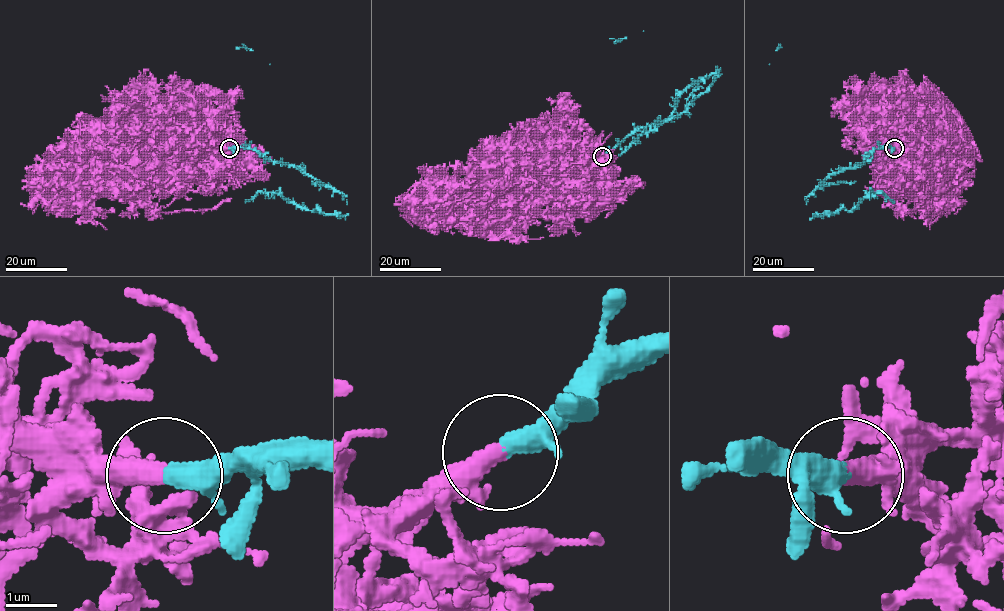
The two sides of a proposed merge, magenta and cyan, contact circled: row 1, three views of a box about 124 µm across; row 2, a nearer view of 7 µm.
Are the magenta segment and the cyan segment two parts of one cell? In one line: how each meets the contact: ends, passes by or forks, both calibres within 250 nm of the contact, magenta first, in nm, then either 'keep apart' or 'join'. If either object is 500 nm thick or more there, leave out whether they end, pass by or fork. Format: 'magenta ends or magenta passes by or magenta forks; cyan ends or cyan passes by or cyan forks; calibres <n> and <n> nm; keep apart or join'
magenta passes by; cyan passes by; calibres 320 and 300 nm; keep apart

